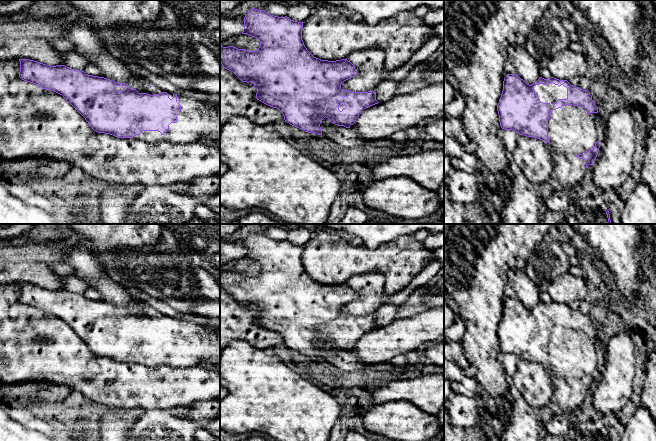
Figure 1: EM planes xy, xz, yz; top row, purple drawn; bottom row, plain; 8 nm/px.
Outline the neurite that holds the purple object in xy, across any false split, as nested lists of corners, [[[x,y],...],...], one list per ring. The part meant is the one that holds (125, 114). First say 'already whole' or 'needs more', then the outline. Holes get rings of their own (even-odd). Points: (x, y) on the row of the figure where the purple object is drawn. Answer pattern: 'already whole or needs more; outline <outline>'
needs more; outline [[[30,59],[19,61],[22,80],[62,95],[98,133],[134,138],[149,144],[163,141],[189,144],[205,137],[213,141],[215,147],[220,147],[220,111],[204,101],[168,93],[155,86],[147,90],[131,89],[126,83],[88,75],[65,65],[50,66]]]

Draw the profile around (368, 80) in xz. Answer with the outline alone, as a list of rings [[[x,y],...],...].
[[[370,48],[350,54],[347,57],[357,71],[357,75],[344,81],[341,89],[353,92],[373,91],[387,80],[389,71],[385,69],[385,52],[381,48]]]

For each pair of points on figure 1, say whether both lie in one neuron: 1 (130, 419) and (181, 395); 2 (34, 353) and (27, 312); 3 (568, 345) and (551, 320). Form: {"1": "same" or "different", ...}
{"1": "different", "2": "same", "3": "same"}

